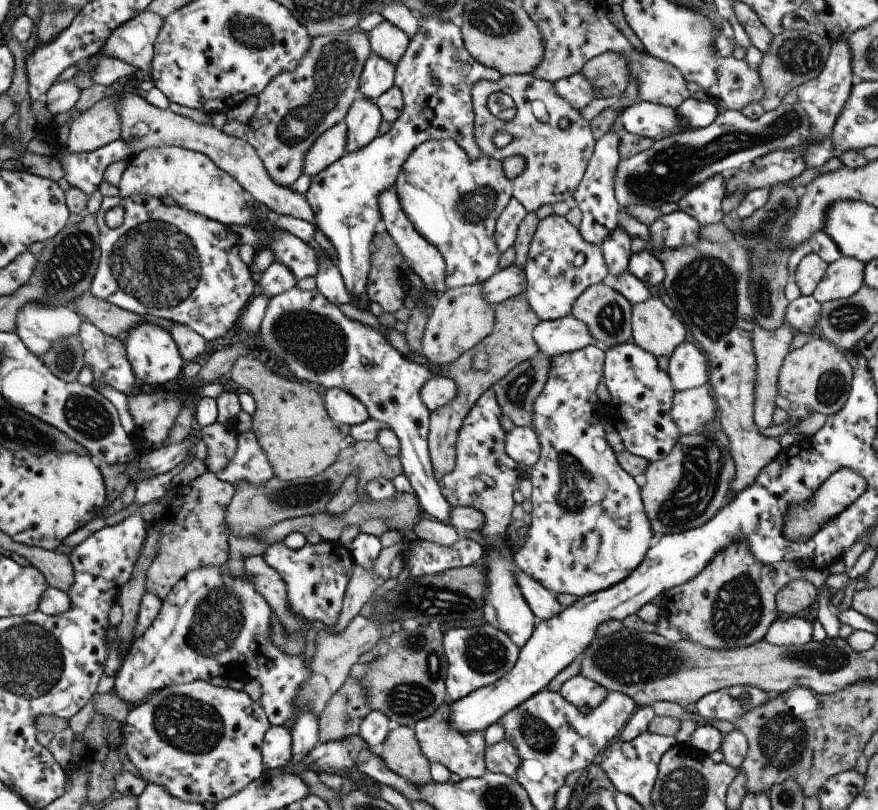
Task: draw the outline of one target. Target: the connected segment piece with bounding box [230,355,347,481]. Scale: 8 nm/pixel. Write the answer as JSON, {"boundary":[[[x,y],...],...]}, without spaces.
{"boundary":[[[255,355],[238,358],[230,371],[230,376],[234,382],[246,388],[255,398],[257,407],[256,412],[252,415],[253,426],[251,429],[267,454],[274,475],[285,481],[296,481],[320,474],[336,462],[343,446],[347,444],[347,438],[330,418],[325,407],[324,397],[316,388],[312,388],[314,384],[298,378],[289,380],[276,374],[266,364],[258,361]]]}

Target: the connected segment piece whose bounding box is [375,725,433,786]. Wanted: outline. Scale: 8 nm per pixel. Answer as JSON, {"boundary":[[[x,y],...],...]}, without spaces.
{"boundary":[[[400,725],[392,730],[375,753],[382,758],[388,770],[406,778],[406,782],[412,782],[414,786],[424,786],[433,781],[431,763],[422,753],[415,732],[408,726]]]}

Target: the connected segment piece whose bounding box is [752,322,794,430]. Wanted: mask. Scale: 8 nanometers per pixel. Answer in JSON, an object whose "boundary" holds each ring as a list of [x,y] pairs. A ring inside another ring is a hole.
{"boundary":[[[786,322],[775,328],[774,330],[766,330],[758,323],[753,326],[752,344],[754,347],[754,354],[756,357],[756,378],[755,378],[755,401],[753,406],[753,419],[758,428],[764,430],[772,426],[772,414],[777,407],[776,397],[778,388],[779,372],[784,360],[784,357],[789,353],[790,342],[794,338],[791,326]]]}

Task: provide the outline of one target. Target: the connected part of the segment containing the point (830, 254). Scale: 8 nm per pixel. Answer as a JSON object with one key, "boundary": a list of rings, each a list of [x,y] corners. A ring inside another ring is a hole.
{"boundary":[[[823,230],[818,231],[792,250],[787,262],[788,271],[790,272],[789,281],[794,281],[796,268],[803,256],[811,253],[818,254],[828,264],[835,263],[843,256],[836,243]]]}

